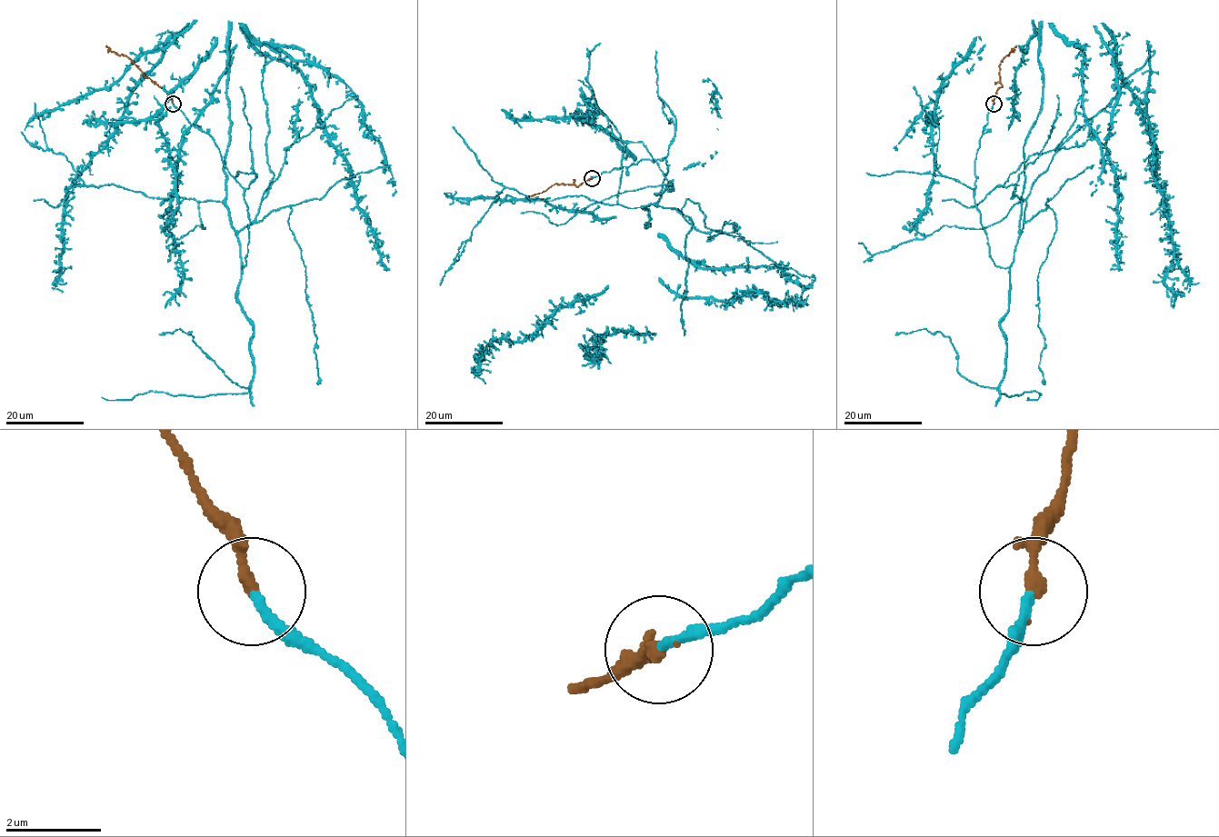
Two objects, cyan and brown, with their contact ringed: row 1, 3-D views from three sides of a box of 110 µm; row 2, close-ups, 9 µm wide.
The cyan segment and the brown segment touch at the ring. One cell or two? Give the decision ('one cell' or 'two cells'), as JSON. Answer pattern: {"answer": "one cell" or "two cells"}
{"answer": "one cell"}

